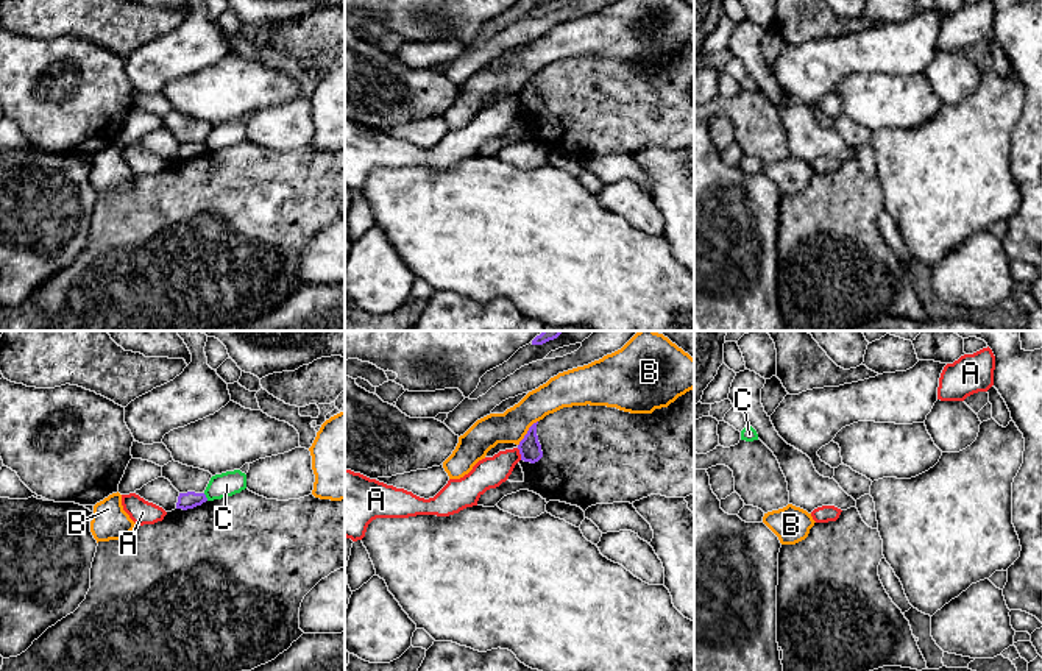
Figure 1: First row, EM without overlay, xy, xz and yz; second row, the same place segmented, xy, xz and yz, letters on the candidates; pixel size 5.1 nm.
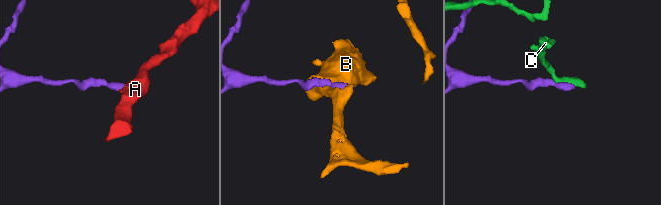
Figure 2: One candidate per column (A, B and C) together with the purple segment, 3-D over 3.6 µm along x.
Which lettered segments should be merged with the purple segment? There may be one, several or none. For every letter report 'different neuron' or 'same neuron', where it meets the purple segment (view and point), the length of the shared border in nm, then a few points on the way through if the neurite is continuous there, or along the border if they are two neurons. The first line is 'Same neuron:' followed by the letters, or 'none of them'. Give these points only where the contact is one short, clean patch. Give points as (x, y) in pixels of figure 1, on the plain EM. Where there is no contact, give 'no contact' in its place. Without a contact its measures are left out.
Same neuron: none of them
A: different neuron; contact xz (520, 103); length 70 nm; border xz (517, 99), (521, 110)
B: different neuron; contact xz (528, 83); length 170 nm; border xz (537, 71), (518, 95)
C: different neuron; contact xy (205, 147); length 50 nm; border xy (203, 144), (208, 150)

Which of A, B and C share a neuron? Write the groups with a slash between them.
A / B / C

